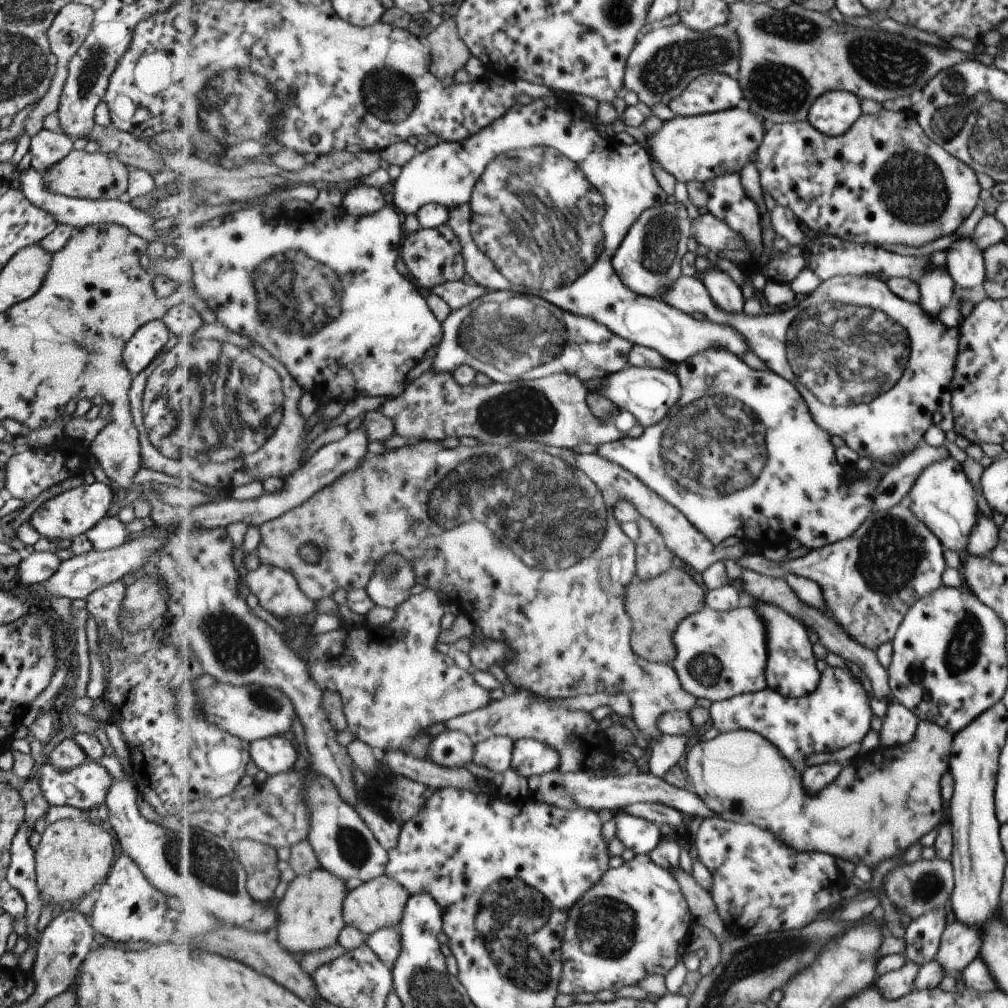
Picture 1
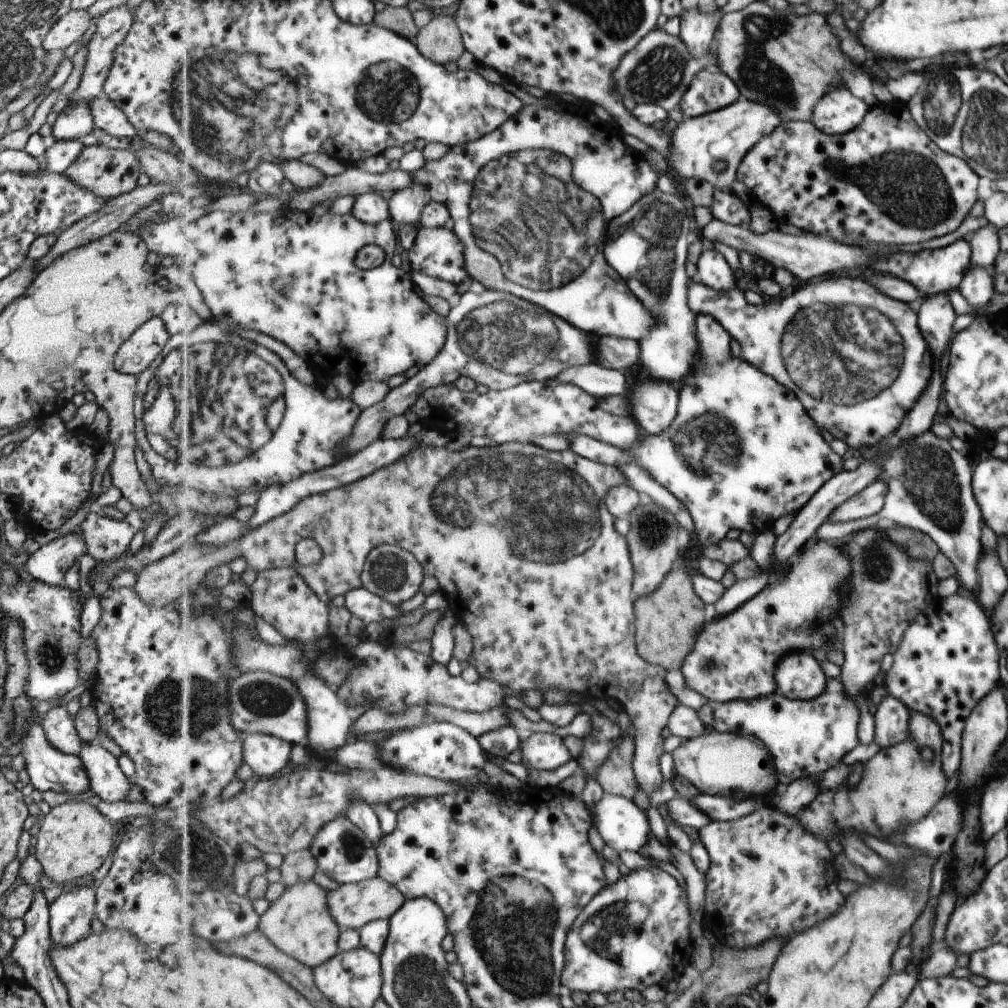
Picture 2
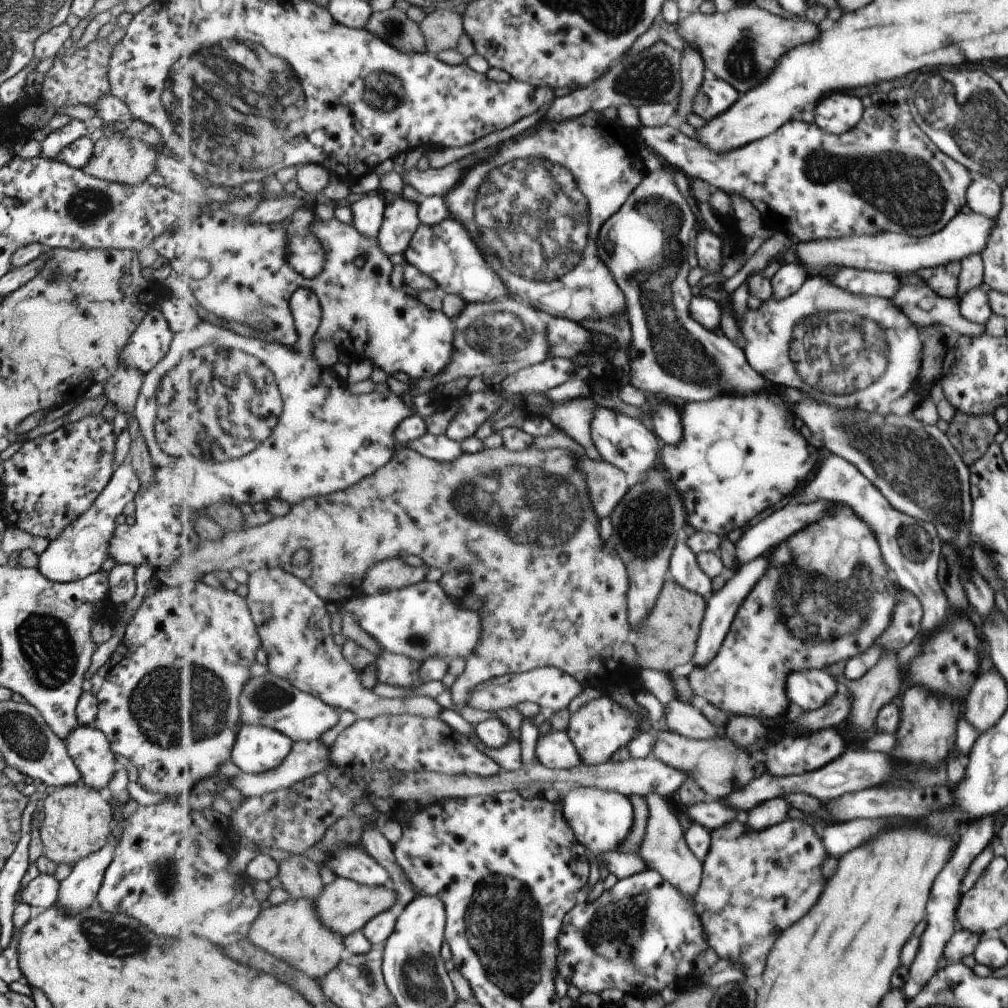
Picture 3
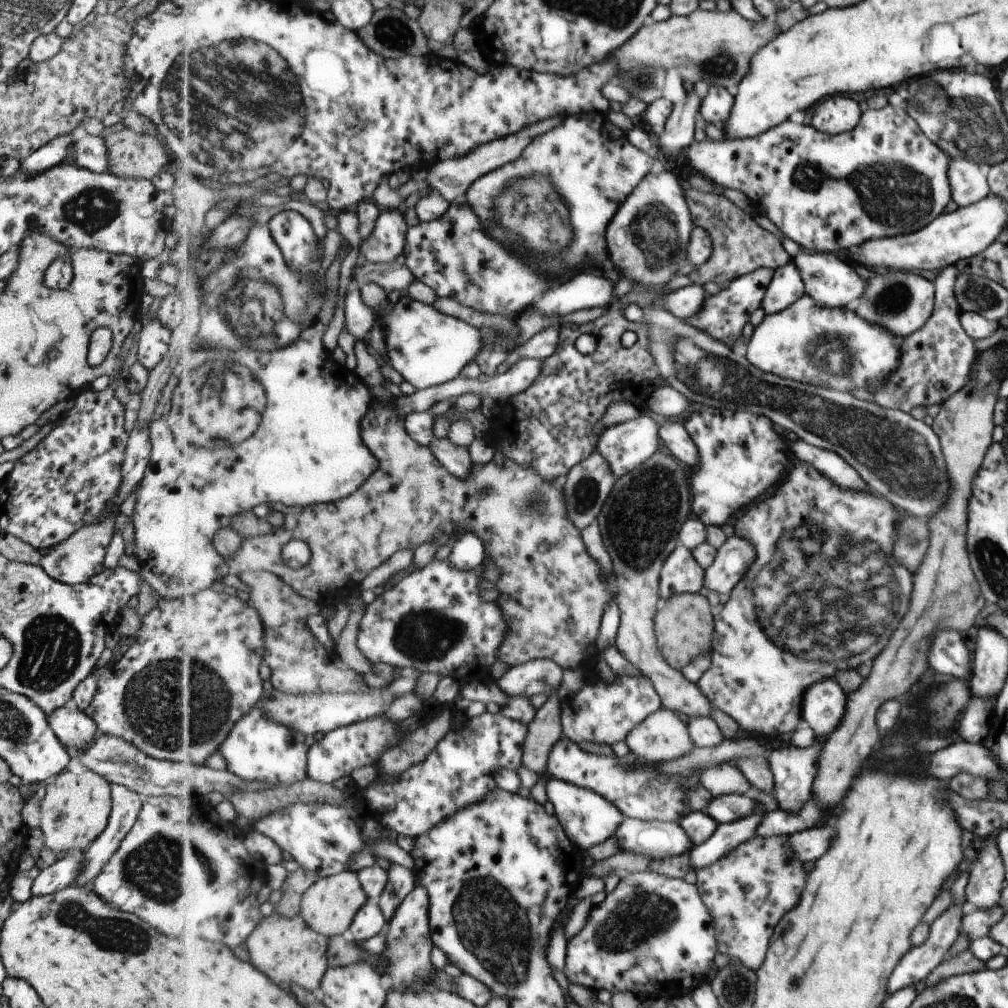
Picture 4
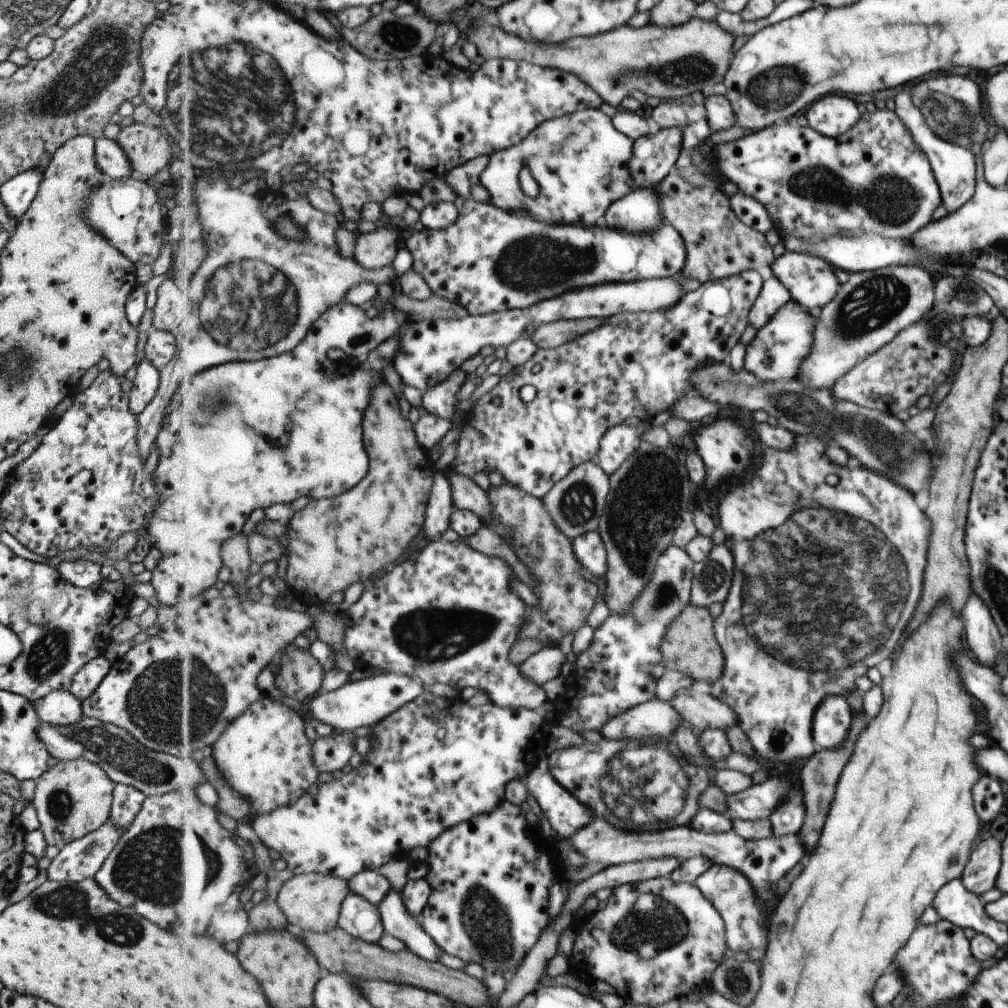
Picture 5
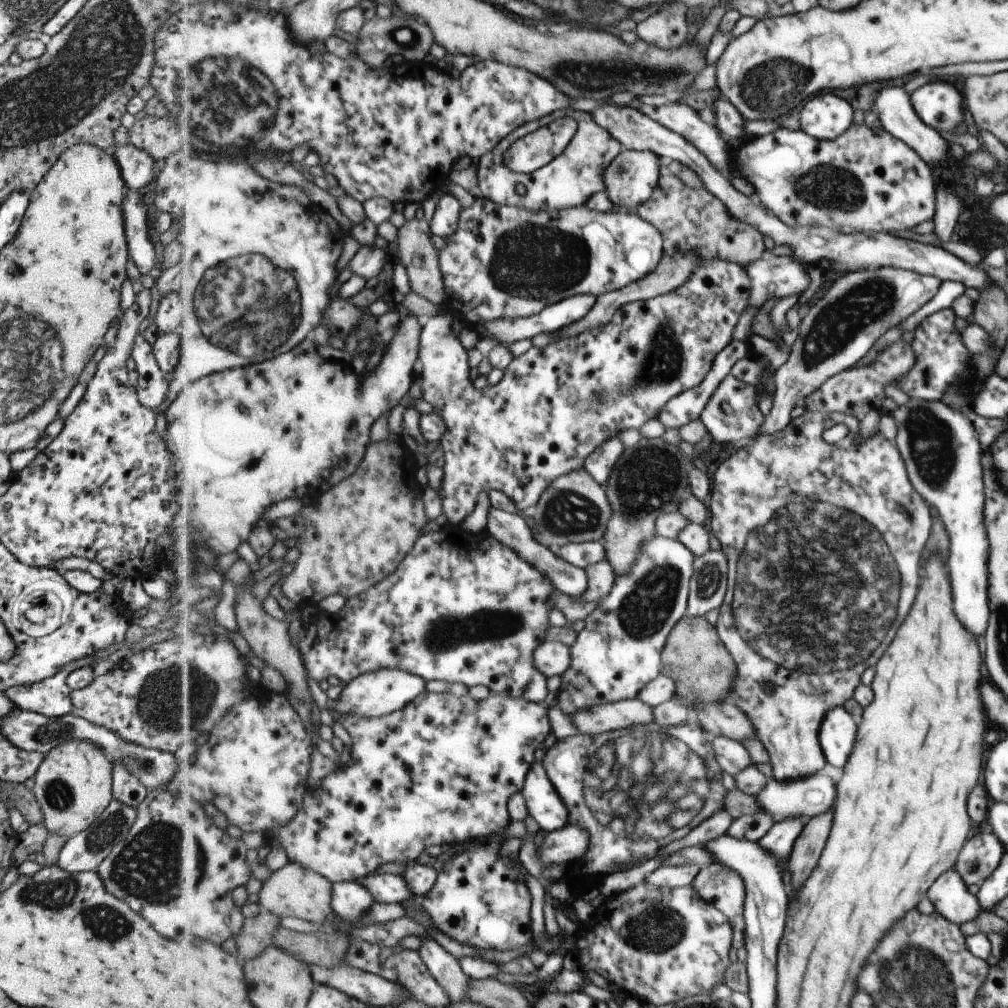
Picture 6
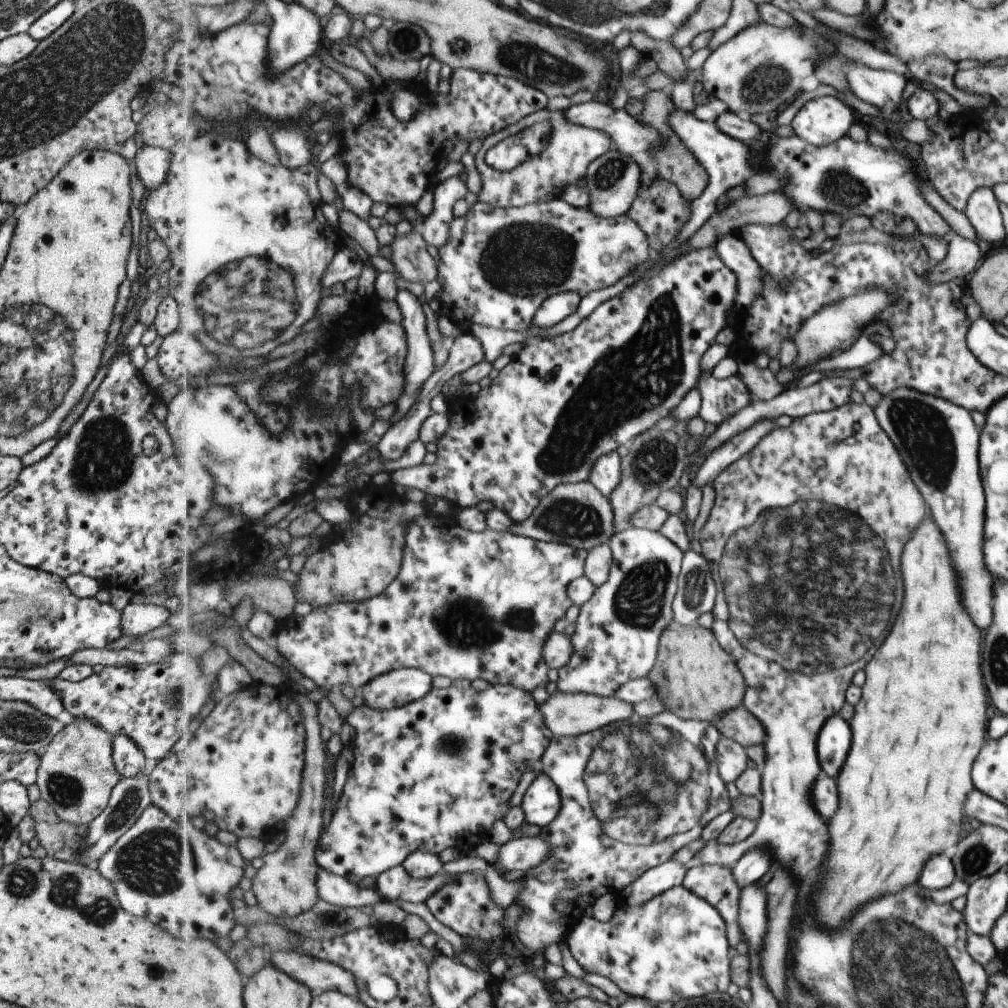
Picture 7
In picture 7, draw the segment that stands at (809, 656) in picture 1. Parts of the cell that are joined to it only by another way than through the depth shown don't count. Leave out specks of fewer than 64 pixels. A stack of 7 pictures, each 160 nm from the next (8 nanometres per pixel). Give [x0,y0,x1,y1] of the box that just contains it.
[818,715,851,778]

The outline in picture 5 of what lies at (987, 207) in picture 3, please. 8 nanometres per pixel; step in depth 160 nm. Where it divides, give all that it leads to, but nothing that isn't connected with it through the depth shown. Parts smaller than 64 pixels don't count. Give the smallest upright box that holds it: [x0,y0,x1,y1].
[893,92,977,213]

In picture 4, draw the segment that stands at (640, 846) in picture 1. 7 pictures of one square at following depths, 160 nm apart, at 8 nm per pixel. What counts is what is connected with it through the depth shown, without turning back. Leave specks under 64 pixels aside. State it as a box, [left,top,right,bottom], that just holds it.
[546,778,627,850]

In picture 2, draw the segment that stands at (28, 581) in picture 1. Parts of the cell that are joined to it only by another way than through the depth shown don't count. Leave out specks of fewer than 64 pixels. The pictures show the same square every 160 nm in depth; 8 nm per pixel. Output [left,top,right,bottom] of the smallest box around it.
[24,532,85,585]

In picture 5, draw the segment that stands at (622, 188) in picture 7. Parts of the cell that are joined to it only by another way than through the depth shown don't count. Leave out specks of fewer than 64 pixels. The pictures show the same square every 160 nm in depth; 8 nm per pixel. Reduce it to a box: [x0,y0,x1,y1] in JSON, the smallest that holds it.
[630,128,683,187]

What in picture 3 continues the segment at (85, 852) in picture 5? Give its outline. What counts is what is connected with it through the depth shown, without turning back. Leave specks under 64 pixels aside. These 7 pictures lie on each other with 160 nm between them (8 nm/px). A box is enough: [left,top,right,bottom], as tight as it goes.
[19,875,58,911]

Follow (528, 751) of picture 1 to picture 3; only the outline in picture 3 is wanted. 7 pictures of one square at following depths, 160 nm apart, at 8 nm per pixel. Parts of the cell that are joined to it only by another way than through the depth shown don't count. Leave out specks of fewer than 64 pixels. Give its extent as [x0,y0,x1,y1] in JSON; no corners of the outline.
[536,731,583,769]

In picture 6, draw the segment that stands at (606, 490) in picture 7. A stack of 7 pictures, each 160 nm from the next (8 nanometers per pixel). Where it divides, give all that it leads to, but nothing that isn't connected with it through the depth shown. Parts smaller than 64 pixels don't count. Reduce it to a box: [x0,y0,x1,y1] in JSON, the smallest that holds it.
[586,435,626,486]

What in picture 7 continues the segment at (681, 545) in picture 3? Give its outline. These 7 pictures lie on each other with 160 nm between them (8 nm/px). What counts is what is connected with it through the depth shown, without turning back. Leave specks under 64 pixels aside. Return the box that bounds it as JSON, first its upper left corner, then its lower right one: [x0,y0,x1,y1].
[557,527,685,697]

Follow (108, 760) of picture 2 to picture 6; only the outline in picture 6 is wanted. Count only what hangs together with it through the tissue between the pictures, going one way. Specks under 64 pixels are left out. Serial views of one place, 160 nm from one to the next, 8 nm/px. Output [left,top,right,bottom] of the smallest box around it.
[3,656,93,717]

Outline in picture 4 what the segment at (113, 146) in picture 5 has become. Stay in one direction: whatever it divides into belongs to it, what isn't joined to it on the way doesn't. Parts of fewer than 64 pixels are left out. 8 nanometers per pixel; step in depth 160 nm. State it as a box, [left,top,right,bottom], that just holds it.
[73,134,109,173]

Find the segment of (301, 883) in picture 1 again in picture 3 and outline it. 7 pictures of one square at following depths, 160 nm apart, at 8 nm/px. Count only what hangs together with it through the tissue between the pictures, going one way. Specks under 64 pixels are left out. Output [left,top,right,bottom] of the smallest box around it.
[247,897,346,979]

